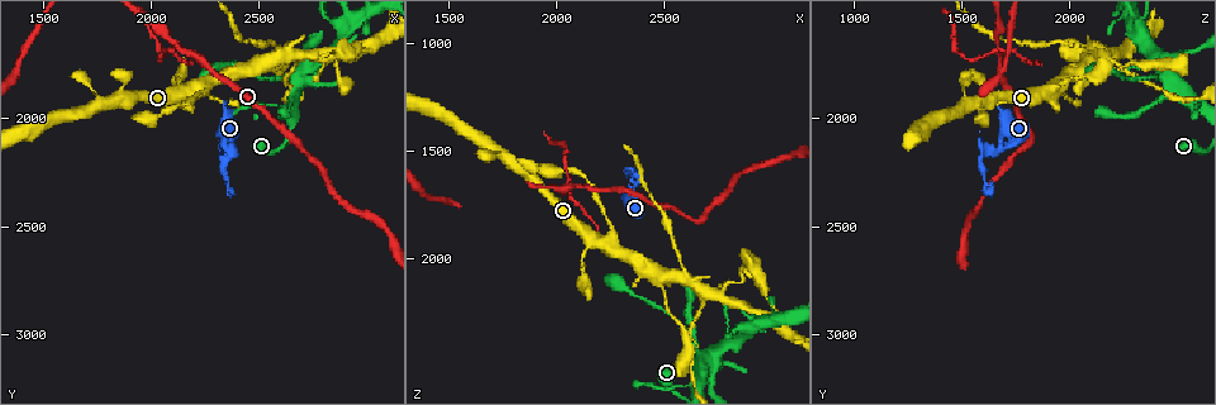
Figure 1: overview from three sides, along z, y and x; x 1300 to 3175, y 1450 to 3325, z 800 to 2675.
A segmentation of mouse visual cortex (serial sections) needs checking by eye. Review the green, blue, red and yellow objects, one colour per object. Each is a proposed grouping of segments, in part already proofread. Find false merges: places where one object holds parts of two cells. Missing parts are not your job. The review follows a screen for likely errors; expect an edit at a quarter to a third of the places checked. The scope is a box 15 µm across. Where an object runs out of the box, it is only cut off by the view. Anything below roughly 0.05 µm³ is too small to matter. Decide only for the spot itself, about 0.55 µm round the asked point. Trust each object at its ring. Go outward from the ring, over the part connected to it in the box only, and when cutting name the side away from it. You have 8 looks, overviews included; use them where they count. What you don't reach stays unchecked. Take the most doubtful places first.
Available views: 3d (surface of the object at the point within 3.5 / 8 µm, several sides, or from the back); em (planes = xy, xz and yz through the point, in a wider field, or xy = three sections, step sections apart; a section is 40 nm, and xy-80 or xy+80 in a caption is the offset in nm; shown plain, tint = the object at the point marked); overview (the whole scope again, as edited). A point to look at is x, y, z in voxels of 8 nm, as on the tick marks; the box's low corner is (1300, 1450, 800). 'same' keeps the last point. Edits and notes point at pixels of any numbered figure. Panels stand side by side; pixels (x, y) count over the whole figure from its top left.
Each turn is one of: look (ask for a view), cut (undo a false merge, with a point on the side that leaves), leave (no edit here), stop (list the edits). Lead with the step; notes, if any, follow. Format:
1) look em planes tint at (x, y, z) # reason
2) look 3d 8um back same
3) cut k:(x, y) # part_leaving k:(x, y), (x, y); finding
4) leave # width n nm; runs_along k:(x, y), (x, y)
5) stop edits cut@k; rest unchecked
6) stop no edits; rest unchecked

look 3d 8um at (2110, 1650, 1660) # sharp bend

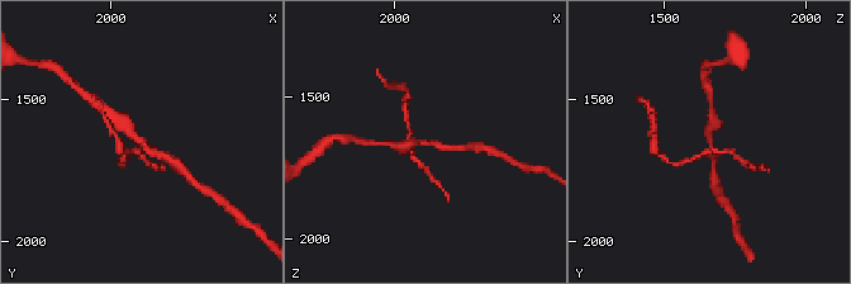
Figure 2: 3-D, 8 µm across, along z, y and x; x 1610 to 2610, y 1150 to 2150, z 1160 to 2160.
look 3d 3.5um at (2090, 1650, 1660)

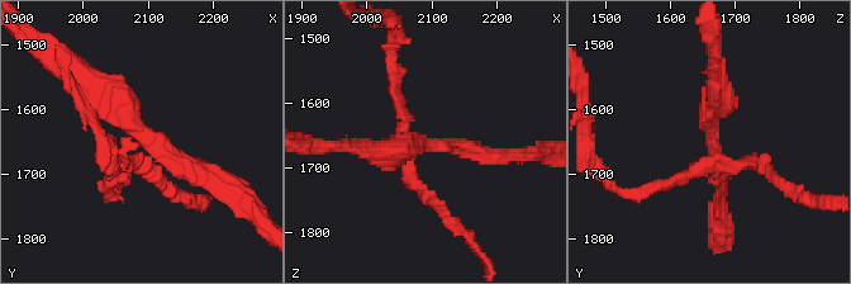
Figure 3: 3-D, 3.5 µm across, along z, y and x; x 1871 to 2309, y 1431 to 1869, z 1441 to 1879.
cut 3:(680, 180) # part_leaving 3:(713, 154), (642, 193), (609, 185); two cells meet here

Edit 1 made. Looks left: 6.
look overview

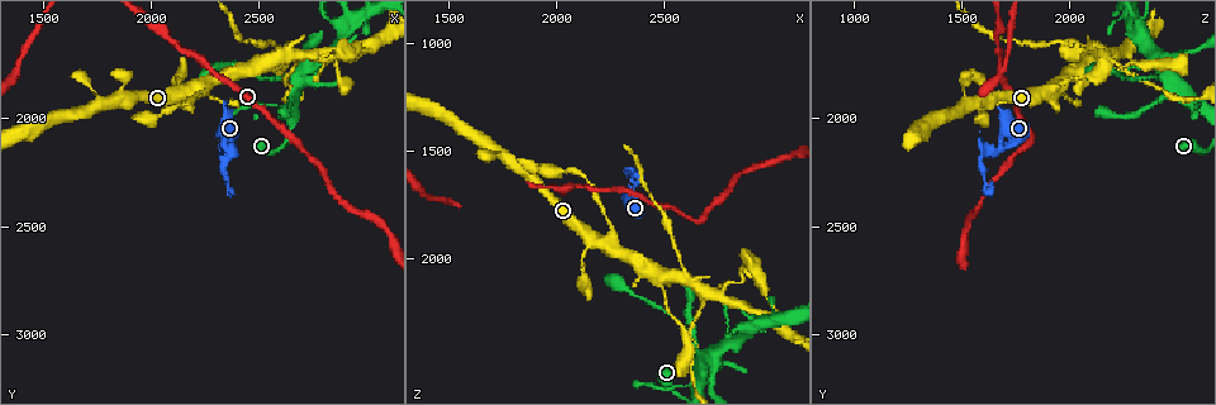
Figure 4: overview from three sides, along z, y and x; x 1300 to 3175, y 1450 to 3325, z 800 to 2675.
look 3d 8um at (2590, 1680, 2050) # branch point

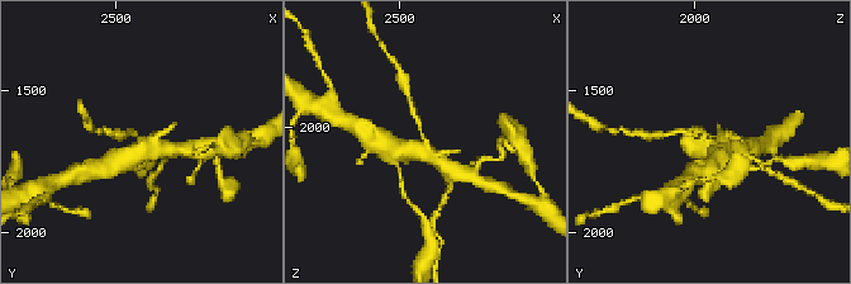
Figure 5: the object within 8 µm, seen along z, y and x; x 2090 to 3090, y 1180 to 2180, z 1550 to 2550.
look em xy step 1 tint at (2600, 1690, 2070)

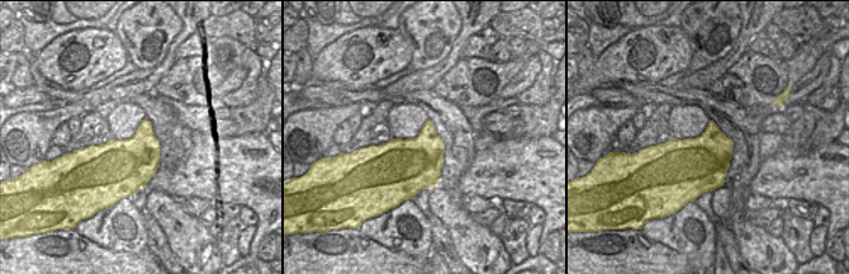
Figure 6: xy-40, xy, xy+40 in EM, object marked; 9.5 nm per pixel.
cut 5:(418, 121) # part_leaving 5:(426, 141), (412, 109), (409, 94); a second cell is stuck on

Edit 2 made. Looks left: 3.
look overview

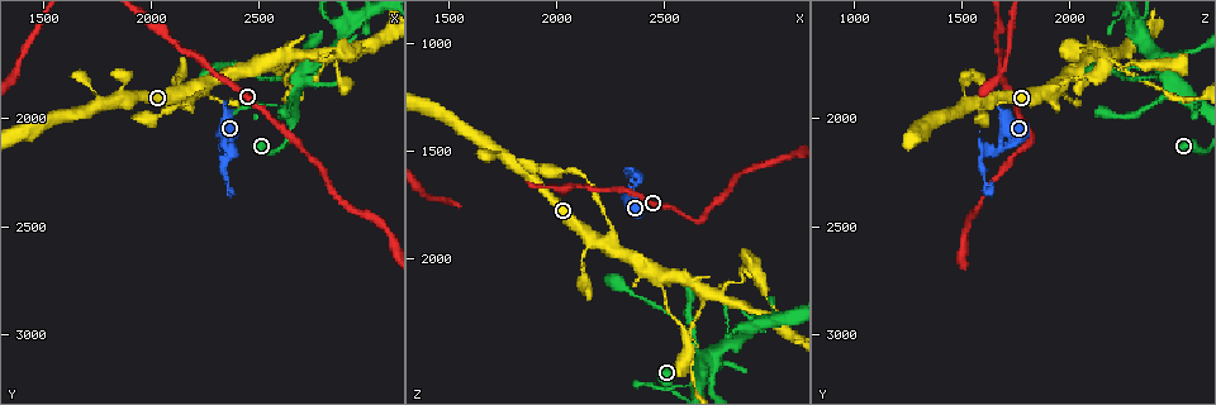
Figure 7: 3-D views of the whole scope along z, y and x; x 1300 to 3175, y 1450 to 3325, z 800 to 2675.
look 3d 3.5um at (2330, 2140, 1670) # abrupt turn

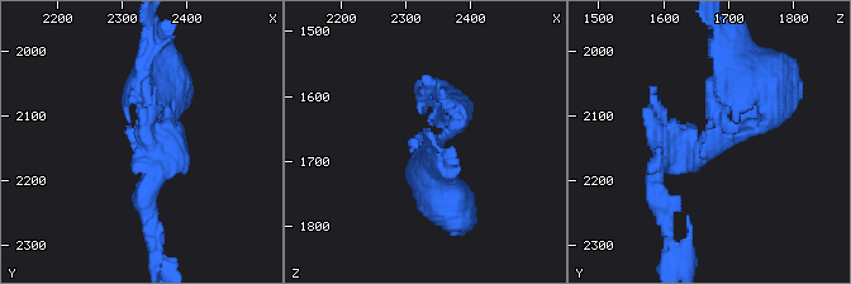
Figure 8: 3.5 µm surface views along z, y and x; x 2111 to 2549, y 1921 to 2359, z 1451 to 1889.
look em xy step 2 tint same

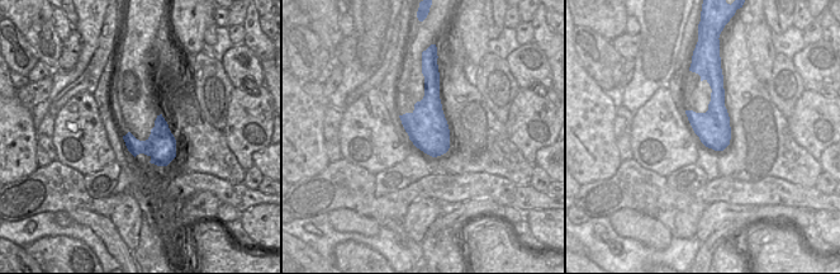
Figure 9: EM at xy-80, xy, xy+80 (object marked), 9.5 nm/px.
leave # runs_along 8:(752, 81), (719, 96), (711, 147), (659, 166); continuous, no second cell

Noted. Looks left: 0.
stop edits cut@3, cut@5; rest unchecked

